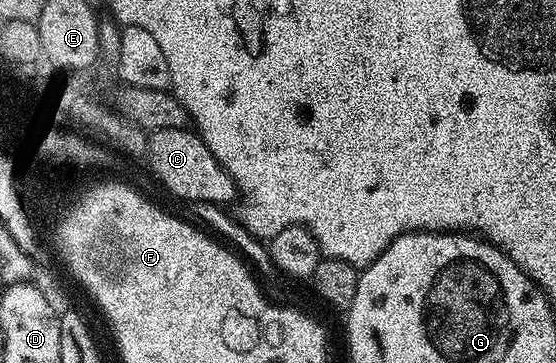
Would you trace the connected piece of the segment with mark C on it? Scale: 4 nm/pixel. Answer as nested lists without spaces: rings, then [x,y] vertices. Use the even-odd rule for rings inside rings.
[[[161,129],[150,132],[147,140],[146,162],[151,162],[151,171],[159,178],[159,183],[171,195],[179,199],[188,199],[193,205],[218,204],[228,205],[237,196],[237,188],[233,177],[209,153],[203,138],[194,130]]]

